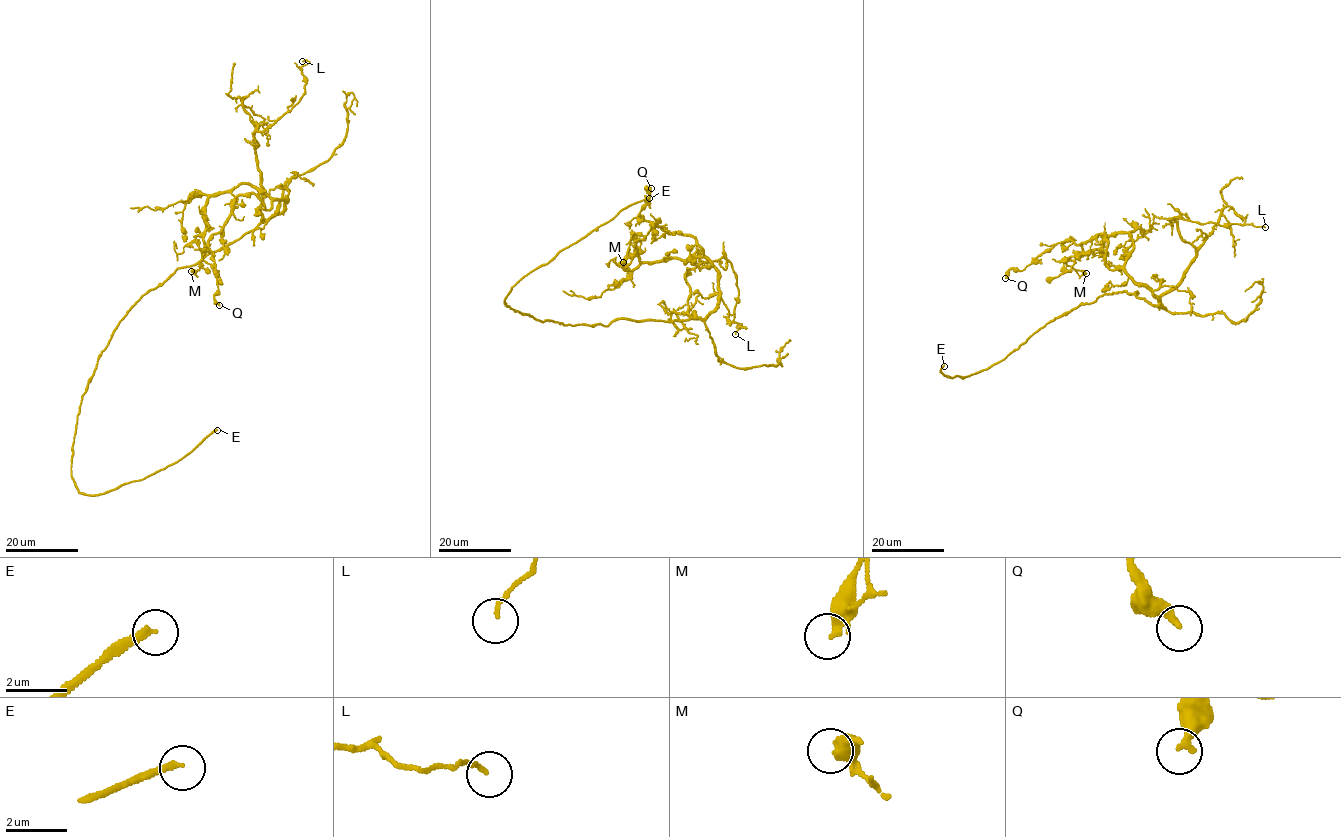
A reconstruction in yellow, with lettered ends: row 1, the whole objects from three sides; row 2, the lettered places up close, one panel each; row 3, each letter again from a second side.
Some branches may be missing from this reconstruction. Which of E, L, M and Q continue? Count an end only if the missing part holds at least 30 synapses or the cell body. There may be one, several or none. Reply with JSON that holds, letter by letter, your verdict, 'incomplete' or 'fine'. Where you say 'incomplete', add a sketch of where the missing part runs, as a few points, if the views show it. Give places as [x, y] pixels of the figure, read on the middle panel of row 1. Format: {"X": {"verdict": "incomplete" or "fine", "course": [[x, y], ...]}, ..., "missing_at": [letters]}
{"E": {"verdict": "incomplete", "course": [[649, 198], [670, 182], [708, 175]]}, "L": {"verdict": "fine"}, "M": {"verdict": "fine"}, "Q": {"verdict": "fine"}, "missing_at": ["E"]}

